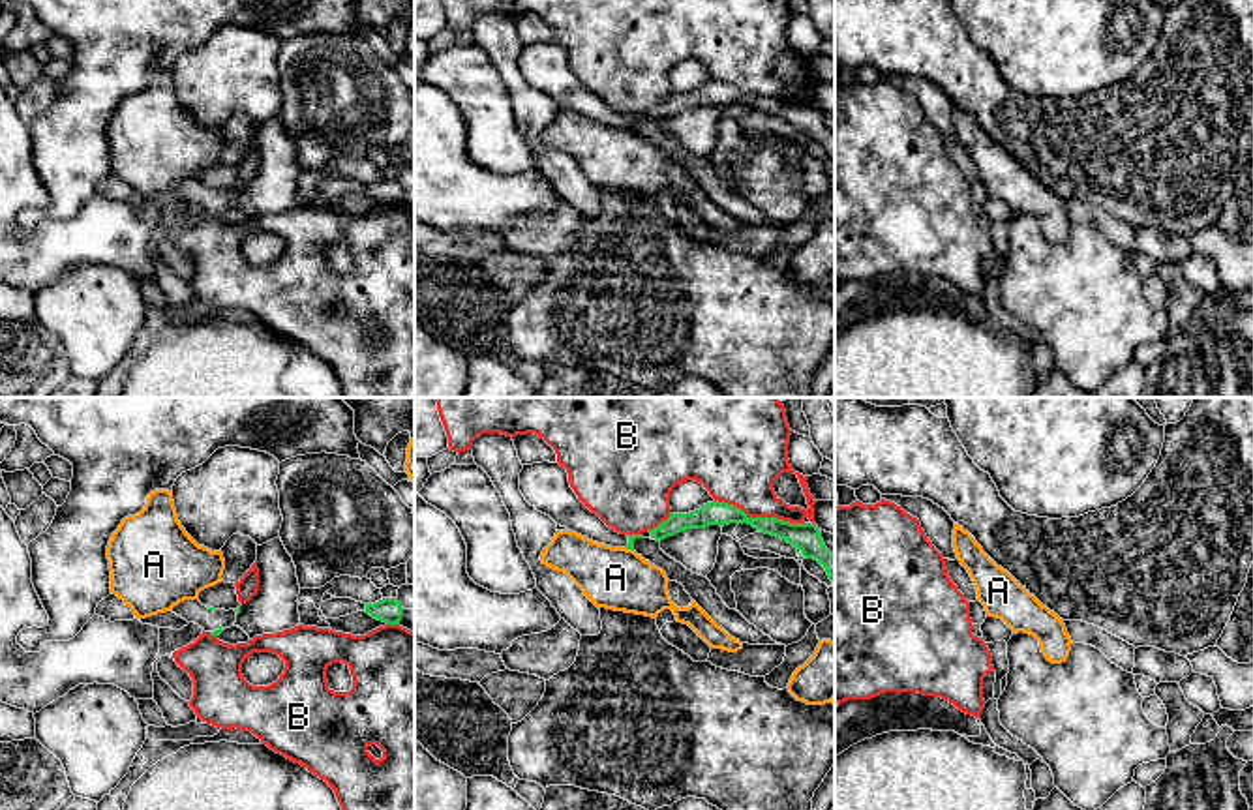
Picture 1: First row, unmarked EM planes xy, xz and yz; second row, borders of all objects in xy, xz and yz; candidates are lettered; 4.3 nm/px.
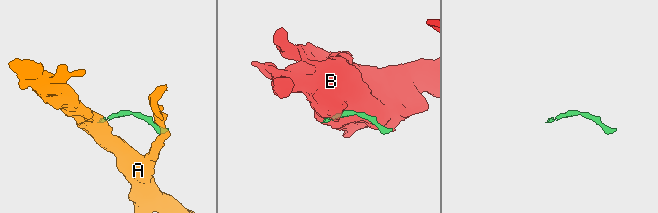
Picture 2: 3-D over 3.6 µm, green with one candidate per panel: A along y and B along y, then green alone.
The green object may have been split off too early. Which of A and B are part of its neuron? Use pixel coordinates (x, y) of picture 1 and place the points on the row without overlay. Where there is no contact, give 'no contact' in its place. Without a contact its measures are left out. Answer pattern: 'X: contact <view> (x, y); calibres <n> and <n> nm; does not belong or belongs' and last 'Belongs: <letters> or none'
A: contact xz (629, 128); calibres 30 and 280 nm; does not belong
B: contact xz (760, 98); calibres 120 and 340 nm; does not belong
Belongs: none

